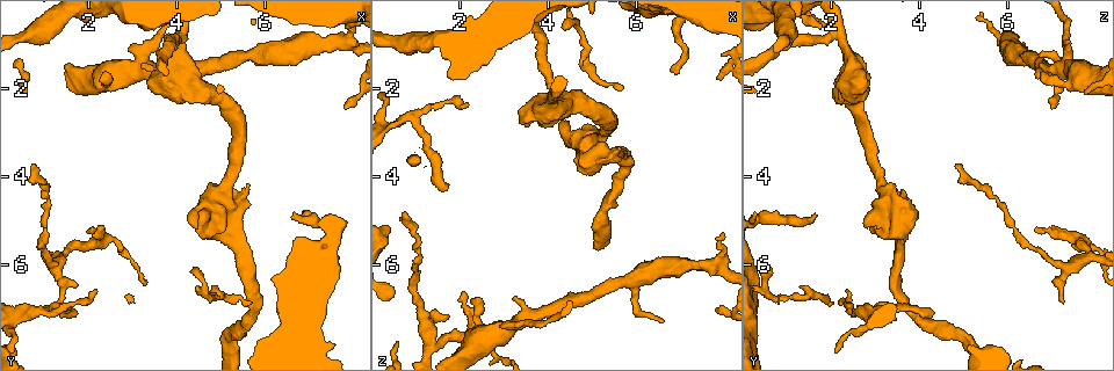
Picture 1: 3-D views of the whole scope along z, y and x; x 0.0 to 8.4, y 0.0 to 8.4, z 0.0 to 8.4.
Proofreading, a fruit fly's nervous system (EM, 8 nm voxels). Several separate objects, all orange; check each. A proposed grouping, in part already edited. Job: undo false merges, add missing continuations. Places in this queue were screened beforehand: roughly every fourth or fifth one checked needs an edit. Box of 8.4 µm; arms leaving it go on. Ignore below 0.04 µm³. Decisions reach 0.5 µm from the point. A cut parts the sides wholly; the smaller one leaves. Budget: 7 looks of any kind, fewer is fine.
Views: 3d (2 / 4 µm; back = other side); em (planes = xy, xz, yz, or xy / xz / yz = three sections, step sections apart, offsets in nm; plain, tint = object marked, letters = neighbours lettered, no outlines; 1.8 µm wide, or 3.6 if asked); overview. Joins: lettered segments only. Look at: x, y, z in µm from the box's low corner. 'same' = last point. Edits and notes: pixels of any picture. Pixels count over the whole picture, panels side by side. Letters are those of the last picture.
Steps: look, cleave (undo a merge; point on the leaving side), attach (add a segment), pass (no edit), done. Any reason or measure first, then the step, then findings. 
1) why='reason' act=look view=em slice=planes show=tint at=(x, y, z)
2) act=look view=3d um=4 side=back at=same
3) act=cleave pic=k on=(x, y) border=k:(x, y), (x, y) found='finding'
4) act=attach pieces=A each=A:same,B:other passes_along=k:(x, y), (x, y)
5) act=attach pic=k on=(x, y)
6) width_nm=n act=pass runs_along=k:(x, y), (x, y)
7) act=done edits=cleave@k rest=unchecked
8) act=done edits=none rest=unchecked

why='branch stops here' act=look view=em slice=planes show=letters at=(1.80, 7.10, 4.25)

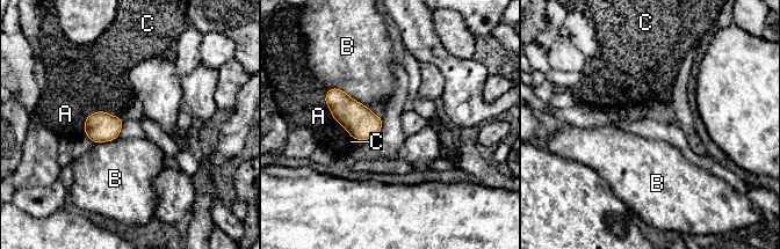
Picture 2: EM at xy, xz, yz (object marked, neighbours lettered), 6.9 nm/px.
longest_contact=A:360nm act=pass each=A:other,B:other,C:other border=2:(327, 89), (340, 88), (368, 108) found='no lettered segment goes on from it'

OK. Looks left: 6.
why='free end' act=look view=em um=3.6 slice=planes show=tint at=(2.05, 5.20, 6.60)

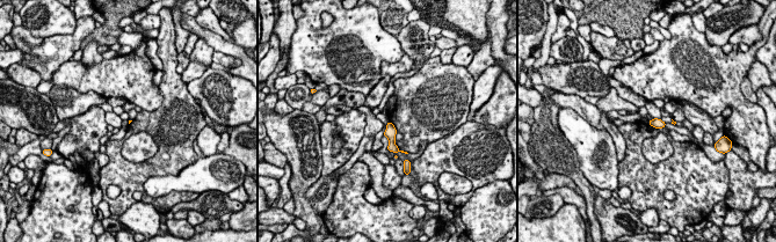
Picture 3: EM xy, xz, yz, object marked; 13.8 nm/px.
act=look view=em um=3.6 slice=planes show=letters at=same

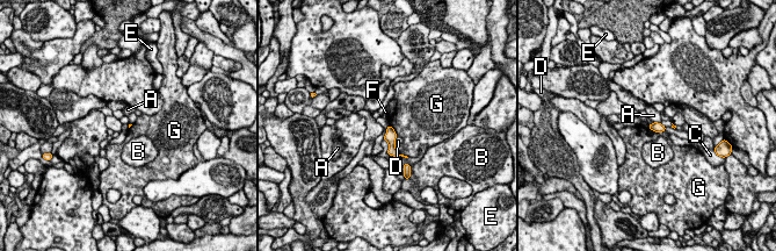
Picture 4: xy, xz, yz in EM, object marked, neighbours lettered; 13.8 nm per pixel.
act=pass each=A:other,B:other,C:other,D:other,E:other,F:other,G:other border=4:(386, 129), (383, 138) found='none of them fits'

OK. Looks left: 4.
why='thin end' act=look view=em slice=planes show=letters at=(0.65, 3.75, 4.80)

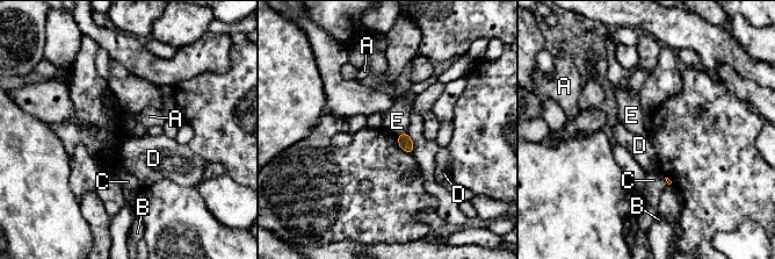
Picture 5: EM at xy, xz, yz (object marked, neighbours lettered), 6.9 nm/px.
act=pass each=A:other,B:other,C:other,D:other,E:other border=5:(406, 131), (397, 136) found='no lettered segment goes on from it'

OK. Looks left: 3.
act=done edits=none rest=unchecked

